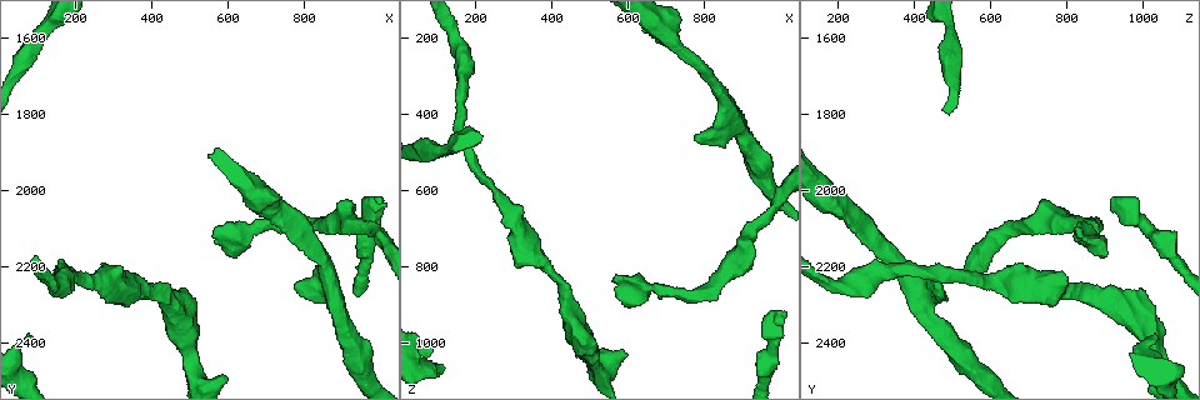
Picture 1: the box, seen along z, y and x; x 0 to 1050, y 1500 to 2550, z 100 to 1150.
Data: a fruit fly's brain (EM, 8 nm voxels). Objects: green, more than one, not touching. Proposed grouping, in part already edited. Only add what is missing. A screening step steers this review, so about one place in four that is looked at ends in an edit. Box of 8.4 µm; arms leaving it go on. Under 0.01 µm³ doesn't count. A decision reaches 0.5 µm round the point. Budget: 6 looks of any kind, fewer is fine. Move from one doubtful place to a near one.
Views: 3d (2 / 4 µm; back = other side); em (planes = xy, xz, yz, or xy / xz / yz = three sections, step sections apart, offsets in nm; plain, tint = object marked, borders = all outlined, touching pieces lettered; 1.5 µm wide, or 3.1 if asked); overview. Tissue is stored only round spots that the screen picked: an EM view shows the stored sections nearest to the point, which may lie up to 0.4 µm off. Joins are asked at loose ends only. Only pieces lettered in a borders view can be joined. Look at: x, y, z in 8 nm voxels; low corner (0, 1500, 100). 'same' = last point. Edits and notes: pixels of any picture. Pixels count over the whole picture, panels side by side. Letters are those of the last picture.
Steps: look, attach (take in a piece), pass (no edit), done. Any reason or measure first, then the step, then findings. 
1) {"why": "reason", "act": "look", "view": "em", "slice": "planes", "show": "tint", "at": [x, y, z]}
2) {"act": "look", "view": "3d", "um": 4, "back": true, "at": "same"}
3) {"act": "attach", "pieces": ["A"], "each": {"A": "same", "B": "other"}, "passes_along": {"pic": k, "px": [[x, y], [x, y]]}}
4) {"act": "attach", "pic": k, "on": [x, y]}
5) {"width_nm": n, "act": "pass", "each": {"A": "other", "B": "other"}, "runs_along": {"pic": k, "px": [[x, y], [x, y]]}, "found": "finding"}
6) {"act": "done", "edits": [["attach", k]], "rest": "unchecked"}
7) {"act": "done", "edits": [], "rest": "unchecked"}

{"why": "stops while still wide", "act": "look", "view": "em", "slice": "xz", "step": 4, "show": "borders", "at": [485, 2260, 990]}

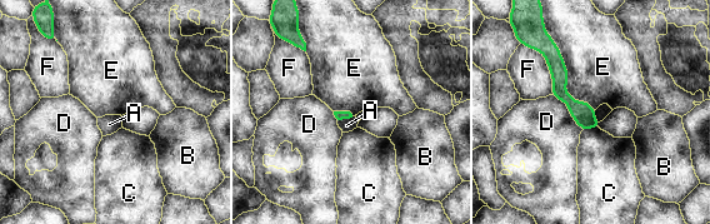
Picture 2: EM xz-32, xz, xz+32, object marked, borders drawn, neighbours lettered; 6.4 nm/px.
{"longest_contact_nm": ["E", 550], "act": "pass", "each": {"A": "other", "B": "other", "C": "other", "D": "other", "E": "other", "F": "other"}, "border": {"pic": 2, "px": [[549, 34], [566, 90], [595, 109]]}, "found": "none of them fits"}

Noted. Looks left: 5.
{"act": "look", "view": "3d", "um": 4, "at": [560, 2100, 830]}

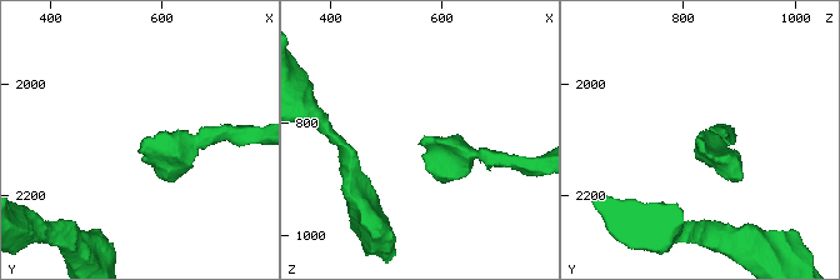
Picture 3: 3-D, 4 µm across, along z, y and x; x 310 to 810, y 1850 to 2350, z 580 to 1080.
{"why": "need the tissue", "act": "look", "view": "em", "slice": "planes", "show": "plain", "at": [560, 2105, 830]}

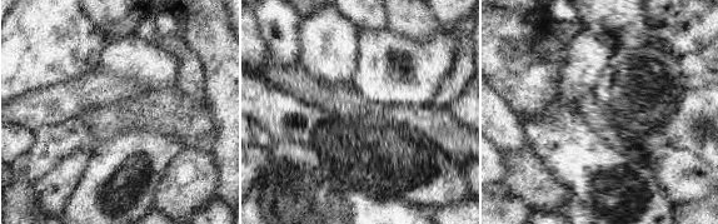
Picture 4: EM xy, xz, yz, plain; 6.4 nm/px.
{"why": "see the neighbours", "act": "look", "view": "em", "slice": "planes", "show": "borders", "at": "same"}

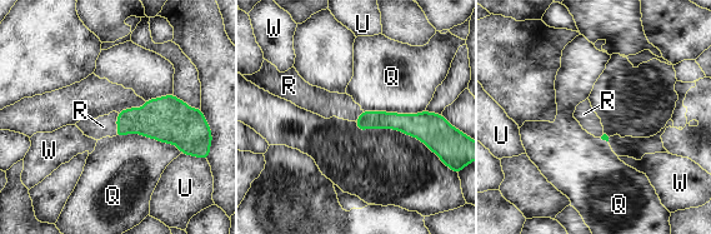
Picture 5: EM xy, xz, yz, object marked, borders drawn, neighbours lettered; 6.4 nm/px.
{"longest_contact_nm": ["Q", 440], "act": "attach", "pieces": ["R"], "each": {"Q": "other", "R": "same", "U": "other", "W": "other"}, "passes_along": {"pic": 5, "px": [[155, 120], [116, 124], [103, 127]]}, "found": "it goes on there"}

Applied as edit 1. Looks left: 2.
{"act": "done", "edits": [["attach", 5]], "rest": "unchecked"}

